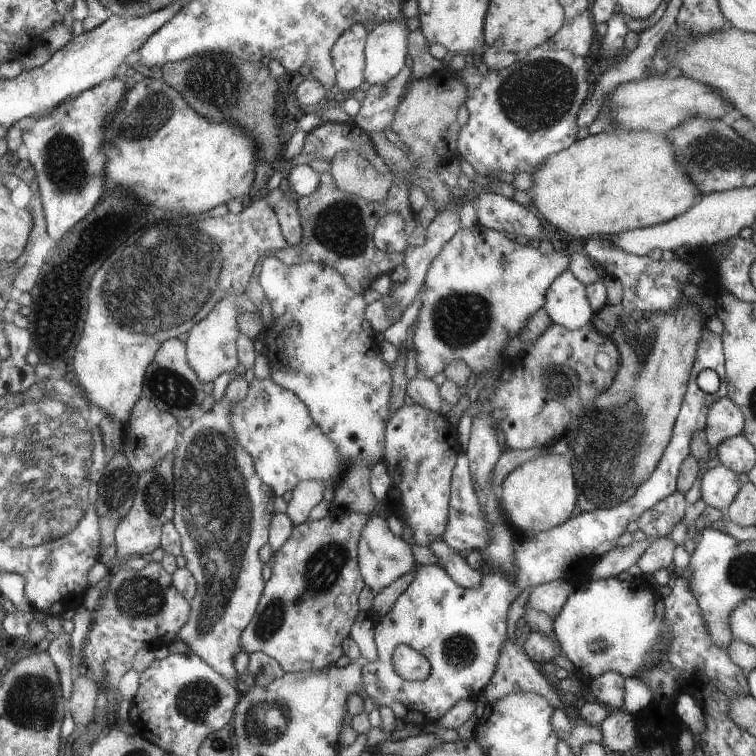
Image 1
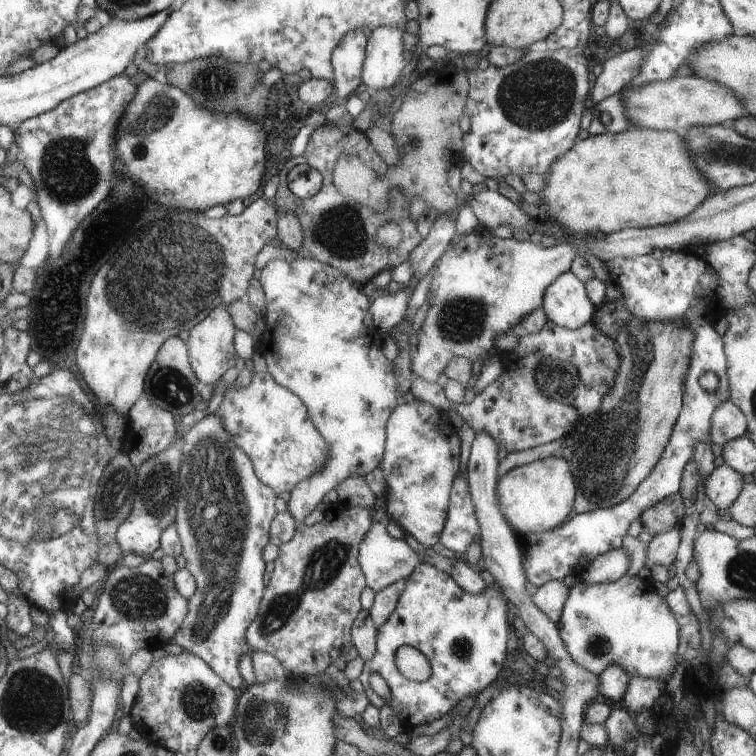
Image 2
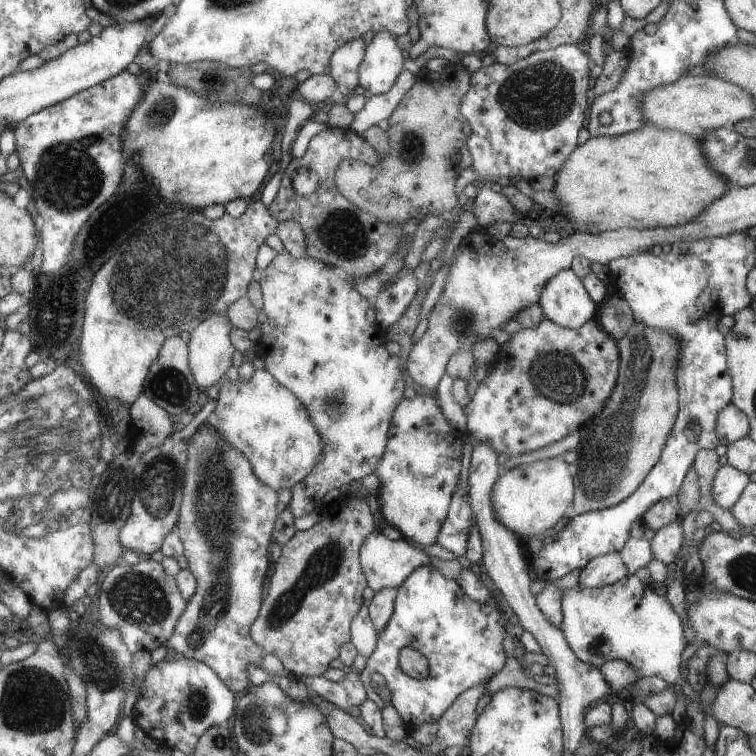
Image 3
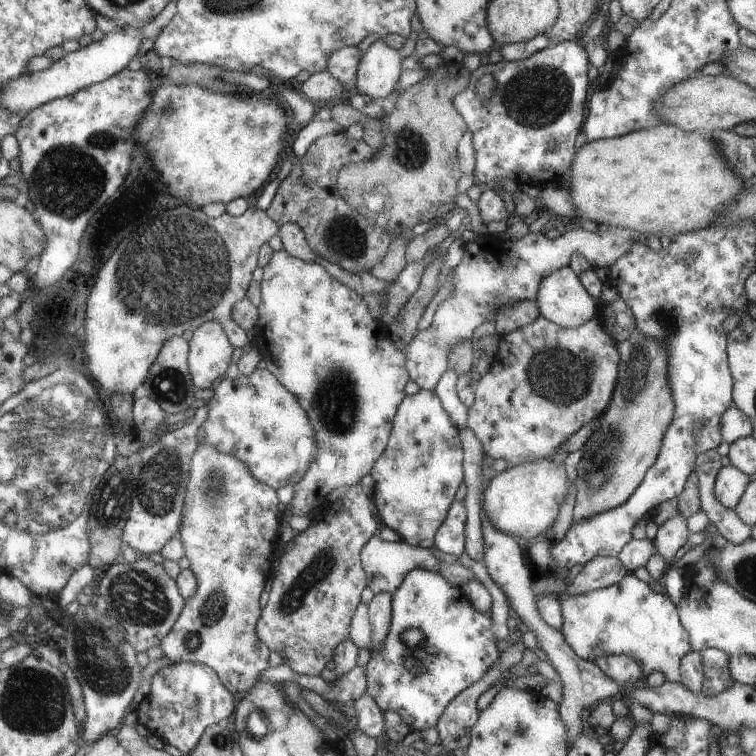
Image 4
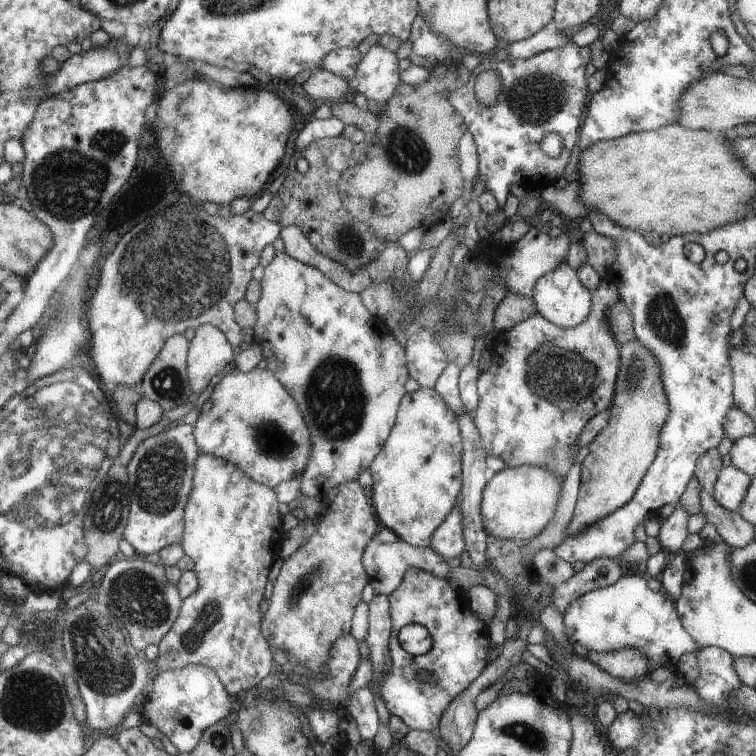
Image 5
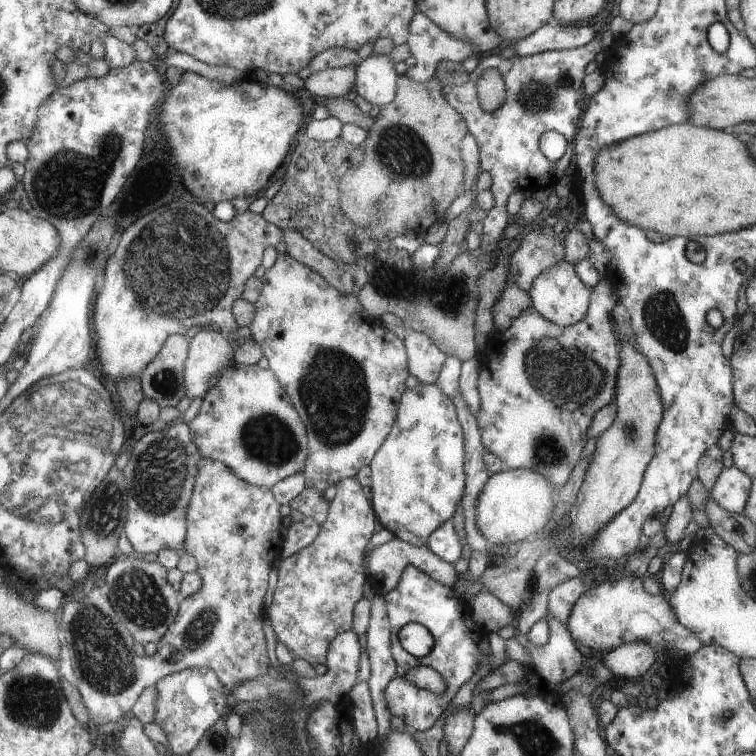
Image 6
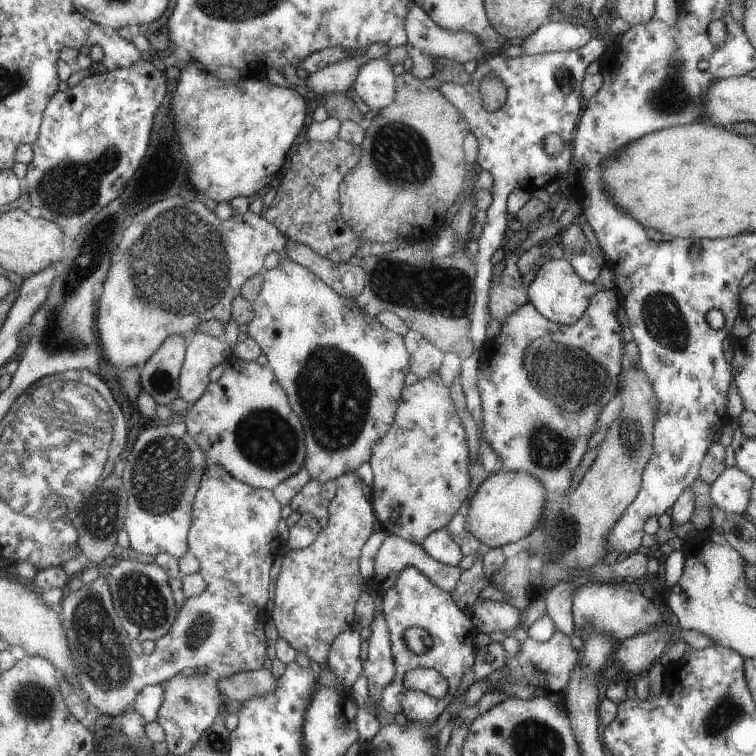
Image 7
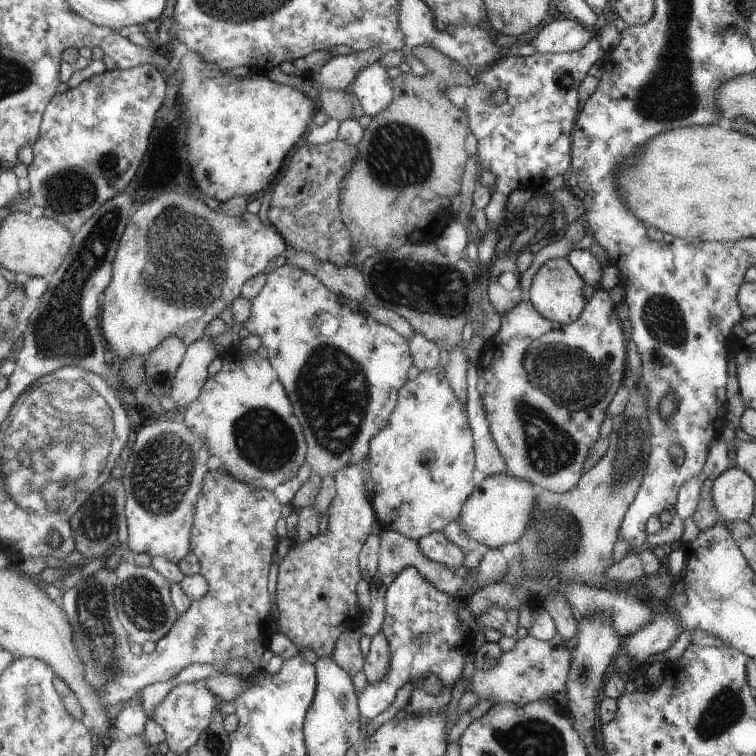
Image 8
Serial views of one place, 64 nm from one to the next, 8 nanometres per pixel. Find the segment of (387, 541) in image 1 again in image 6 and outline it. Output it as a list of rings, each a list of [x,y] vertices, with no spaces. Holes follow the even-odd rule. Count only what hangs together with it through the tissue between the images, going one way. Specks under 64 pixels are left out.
[[[391,538],[388,542],[371,548],[371,552],[368,552],[368,550],[366,550],[366,552],[365,567],[369,574],[369,585],[373,588],[374,593],[378,593],[381,596],[397,586],[401,572],[403,572],[408,565],[415,566],[417,570],[423,571],[429,578],[439,582],[441,586],[452,588],[458,578],[458,574],[455,572],[452,564],[443,562],[443,560],[437,558],[435,554],[431,554],[431,552],[427,550],[427,544],[421,547],[415,547],[397,538]]]

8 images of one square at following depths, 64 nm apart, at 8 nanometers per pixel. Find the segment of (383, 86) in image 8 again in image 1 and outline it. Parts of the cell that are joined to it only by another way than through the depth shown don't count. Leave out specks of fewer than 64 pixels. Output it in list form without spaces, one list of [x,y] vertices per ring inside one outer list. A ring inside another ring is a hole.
[[[401,17],[377,23],[366,34],[364,79],[370,84],[385,84],[404,68],[407,54],[407,28]]]

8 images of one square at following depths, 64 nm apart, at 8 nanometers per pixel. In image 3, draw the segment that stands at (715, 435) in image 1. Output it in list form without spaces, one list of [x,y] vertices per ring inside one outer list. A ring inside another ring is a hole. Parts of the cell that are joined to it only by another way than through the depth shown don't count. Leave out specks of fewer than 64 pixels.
[[[731,402],[720,410],[715,430],[721,444],[727,446],[748,433],[748,418]]]

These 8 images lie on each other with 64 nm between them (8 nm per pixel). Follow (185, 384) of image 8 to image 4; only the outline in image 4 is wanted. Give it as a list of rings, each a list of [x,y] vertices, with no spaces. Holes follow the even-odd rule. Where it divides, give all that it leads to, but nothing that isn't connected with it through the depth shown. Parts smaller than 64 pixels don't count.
[[[214,320],[205,321],[192,330],[186,363],[191,382],[199,393],[209,391],[213,380],[219,378],[231,362],[232,344],[225,333]]]

